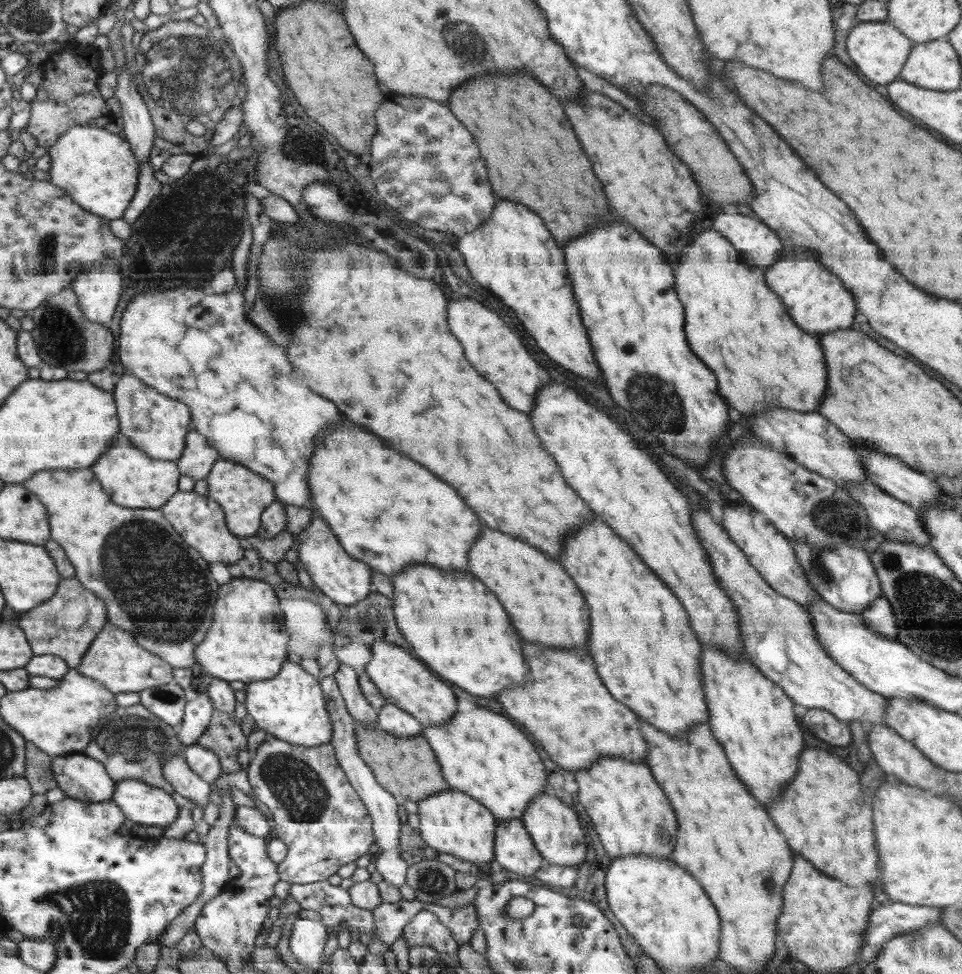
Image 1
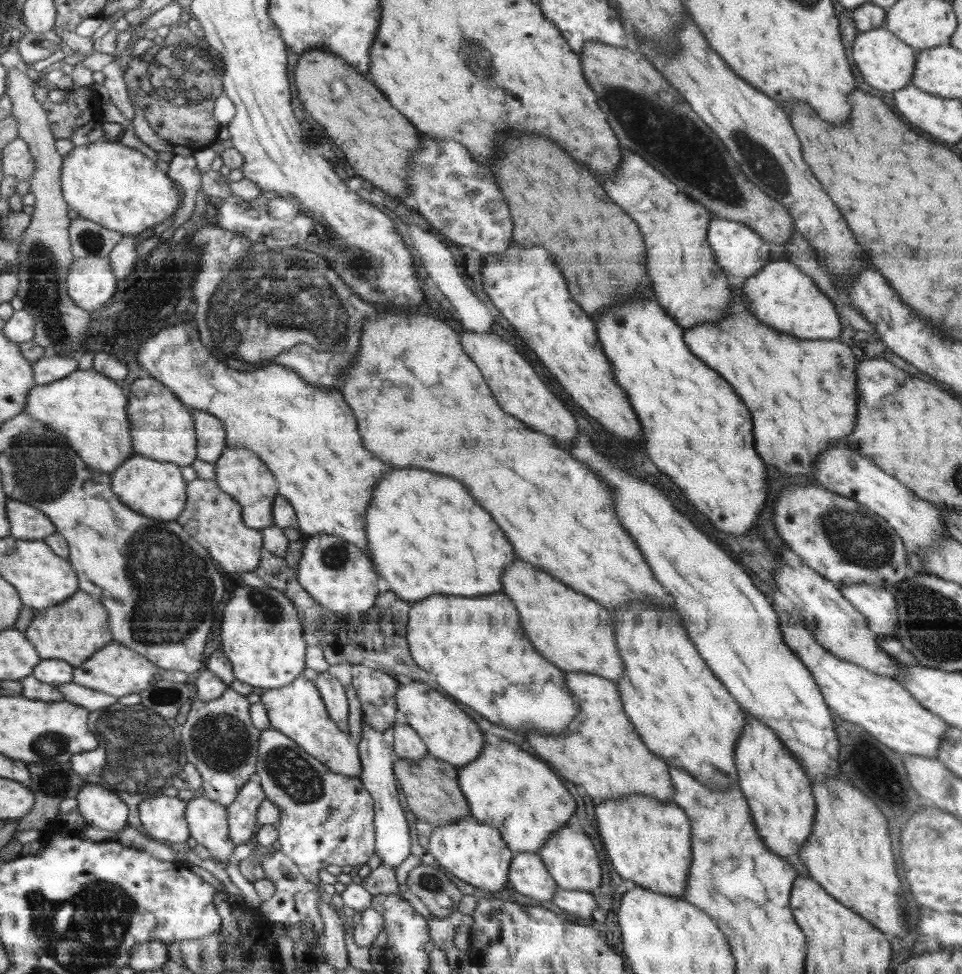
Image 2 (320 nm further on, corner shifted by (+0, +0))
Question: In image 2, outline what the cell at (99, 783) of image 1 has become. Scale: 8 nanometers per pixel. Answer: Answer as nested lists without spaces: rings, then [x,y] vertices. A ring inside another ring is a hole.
[[[85,783],[76,796],[77,809],[87,825],[109,832],[124,829],[130,810],[116,794],[92,783]]]

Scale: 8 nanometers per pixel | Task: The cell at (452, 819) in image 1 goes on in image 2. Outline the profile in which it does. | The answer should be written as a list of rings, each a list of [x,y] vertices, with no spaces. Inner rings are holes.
[[[474,817],[461,818],[452,825],[434,827],[429,837],[428,847],[425,848],[433,863],[468,884],[472,884],[480,891],[480,894],[498,895],[507,886],[508,869],[513,861],[514,852],[508,848],[502,832],[496,830],[484,822],[478,822]]]

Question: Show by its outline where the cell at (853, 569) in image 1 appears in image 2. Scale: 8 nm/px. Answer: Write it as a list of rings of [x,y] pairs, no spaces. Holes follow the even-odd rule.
[[[849,584],[840,590],[869,620],[875,636],[897,636],[898,611],[891,590],[880,590],[873,584]]]

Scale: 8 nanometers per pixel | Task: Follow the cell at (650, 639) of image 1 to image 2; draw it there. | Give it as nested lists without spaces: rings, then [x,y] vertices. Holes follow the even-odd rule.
[[[632,602],[628,610],[618,610],[616,630],[620,630],[620,650],[624,650],[624,662],[628,662],[628,674],[626,670],[623,673],[628,678],[621,676],[617,683],[619,694],[624,698],[624,710],[652,754],[664,759],[670,768],[676,766],[688,770],[688,774],[692,774],[698,782],[704,782],[704,786],[726,791],[736,786],[739,780],[734,758],[736,740],[747,724],[745,711],[707,665],[699,649],[696,650],[695,643],[686,636],[687,630],[680,622],[678,614],[666,612],[664,608],[656,612],[650,604],[640,602]]]

